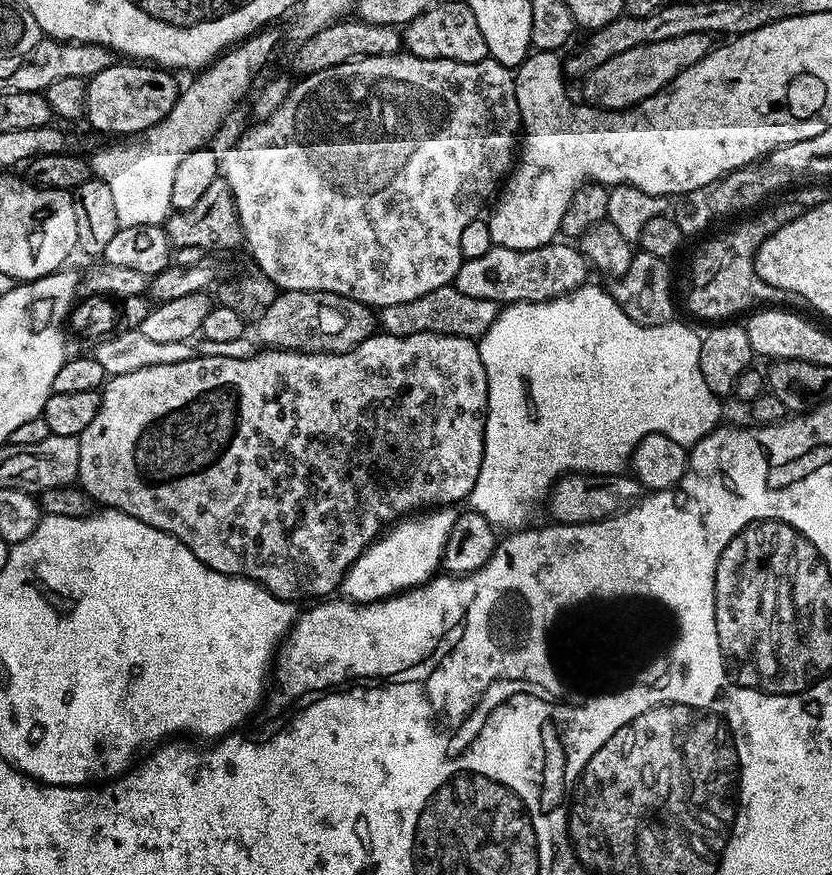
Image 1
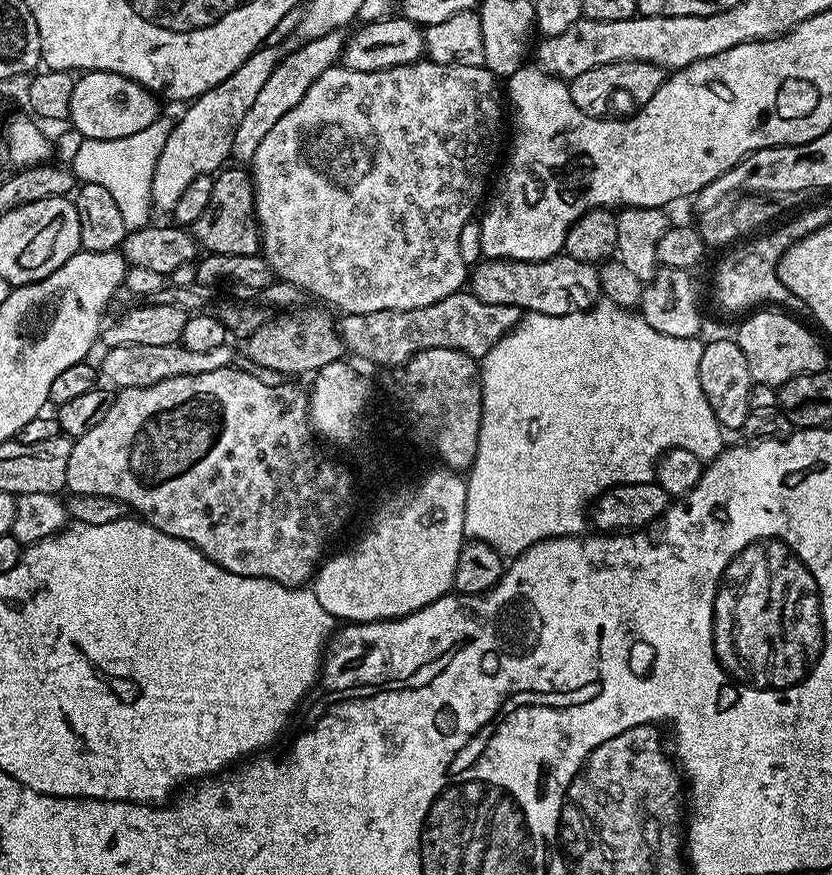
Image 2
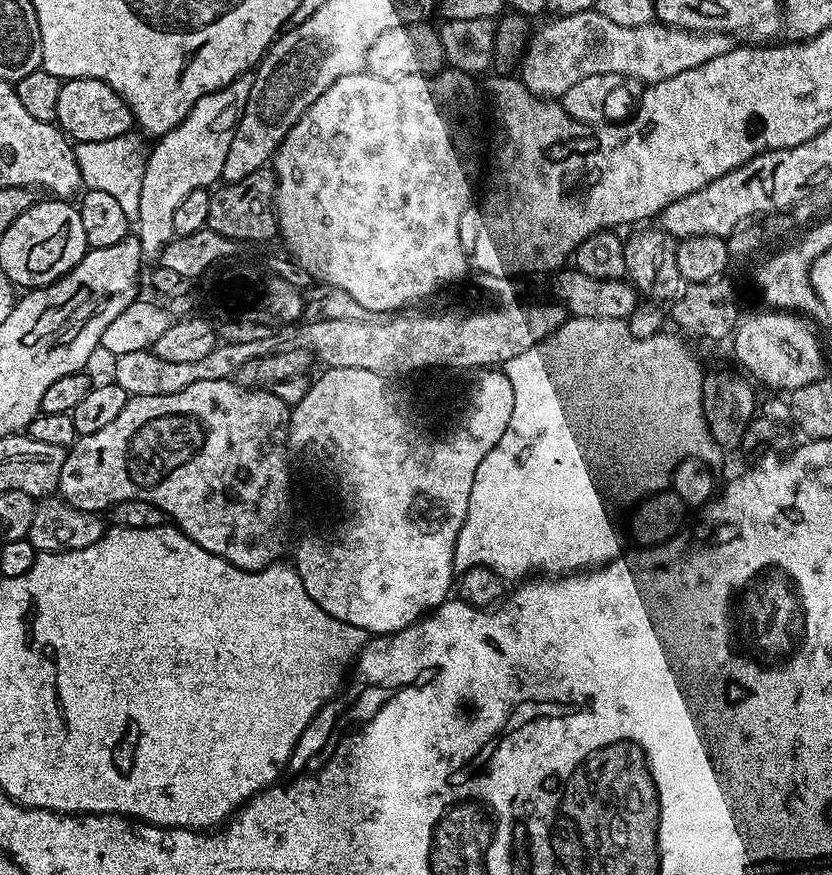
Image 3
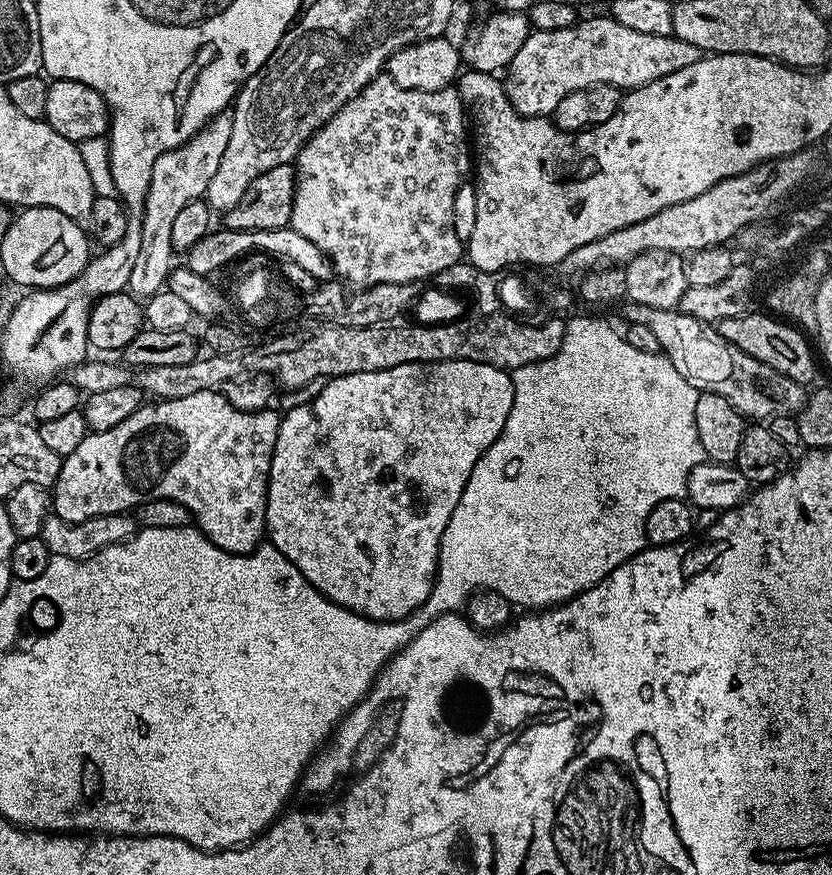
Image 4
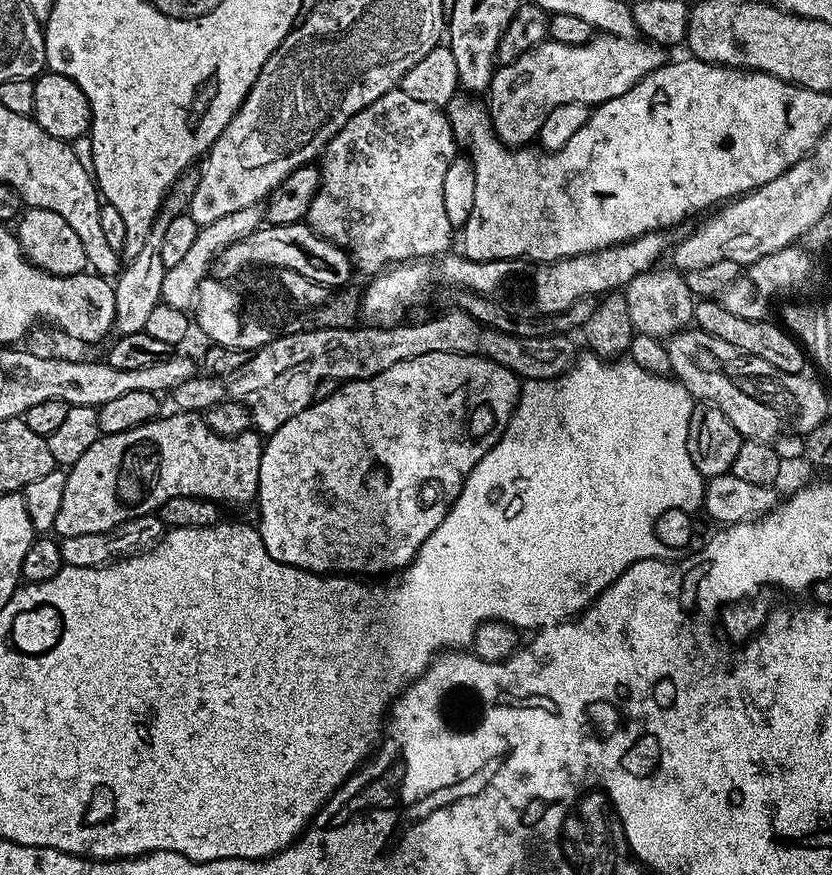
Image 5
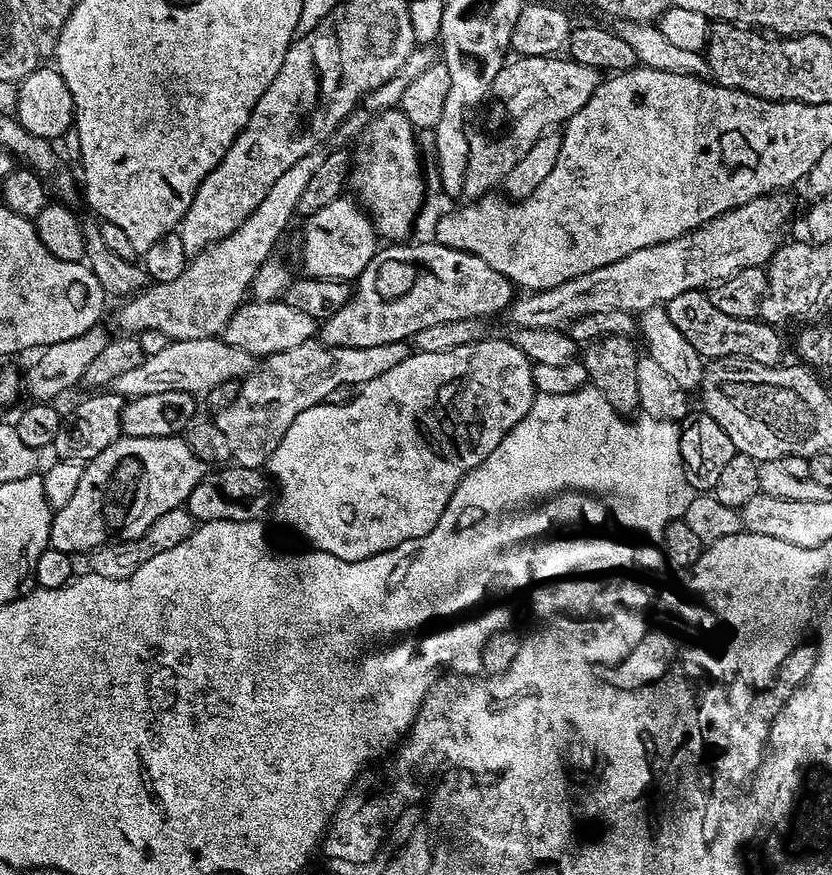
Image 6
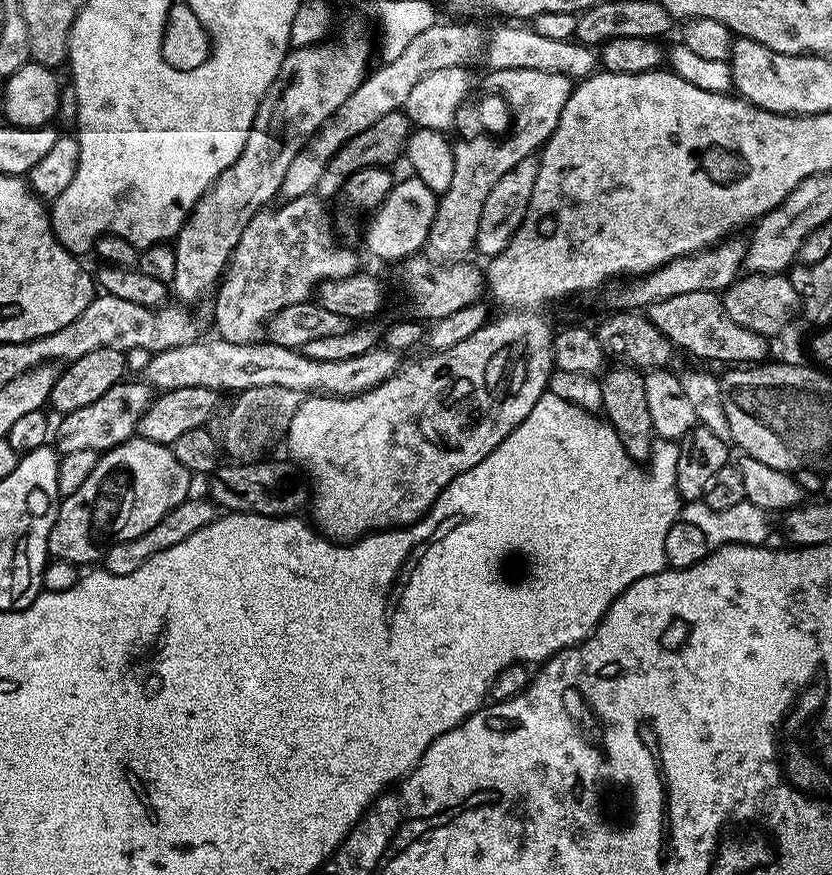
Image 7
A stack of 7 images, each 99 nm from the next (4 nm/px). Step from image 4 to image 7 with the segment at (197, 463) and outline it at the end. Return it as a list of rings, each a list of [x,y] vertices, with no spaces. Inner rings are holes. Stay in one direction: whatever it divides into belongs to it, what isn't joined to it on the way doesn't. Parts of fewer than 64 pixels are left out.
[[[133,438],[116,448],[109,448],[97,459],[94,470],[72,496],[64,496],[60,504],[60,513],[56,515],[56,524],[50,530],[48,551],[57,560],[65,560],[77,566],[103,561],[109,548],[118,542],[138,538],[146,534],[170,510],[177,508],[183,500],[189,499],[188,487],[193,477],[174,458],[171,447],[158,442]]]

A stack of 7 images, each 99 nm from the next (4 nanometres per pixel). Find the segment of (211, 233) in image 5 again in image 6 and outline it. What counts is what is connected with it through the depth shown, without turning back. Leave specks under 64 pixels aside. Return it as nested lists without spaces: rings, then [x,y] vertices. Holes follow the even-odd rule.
[[[316,154],[298,158],[298,162],[294,162],[290,170],[286,170],[286,174],[282,174],[282,178],[266,190],[262,202],[254,206],[251,214],[229,236],[207,244],[202,251],[195,253],[174,282],[149,283],[143,290],[125,299],[116,318],[120,330],[137,334],[154,329],[171,341],[207,340],[223,333],[245,299],[244,290],[260,262],[267,258],[276,239],[294,220],[302,189],[320,162],[321,157]]]

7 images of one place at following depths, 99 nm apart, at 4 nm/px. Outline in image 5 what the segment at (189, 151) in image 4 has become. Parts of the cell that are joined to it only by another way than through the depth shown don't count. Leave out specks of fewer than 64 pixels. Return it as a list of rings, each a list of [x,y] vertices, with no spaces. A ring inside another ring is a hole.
[[[189,170],[176,181],[175,188],[168,194],[160,215],[156,218],[156,224],[152,227],[152,233],[148,235],[144,245],[135,249],[132,261],[127,261],[126,267],[120,275],[115,277],[114,287],[114,322],[112,327],[116,336],[125,336],[135,332],[144,331],[146,318],[150,313],[157,311],[161,303],[160,291],[162,290],[162,278],[166,271],[162,262],[162,234],[166,234],[166,226],[172,221],[173,216],[181,215],[188,207],[188,200],[196,189],[197,173]]]

